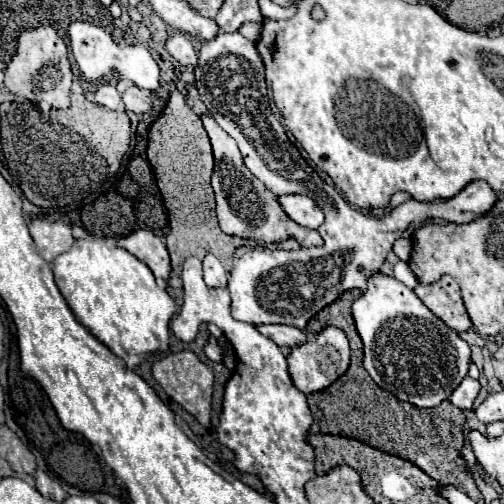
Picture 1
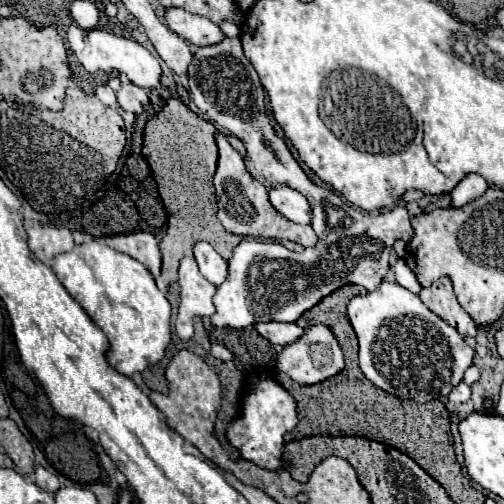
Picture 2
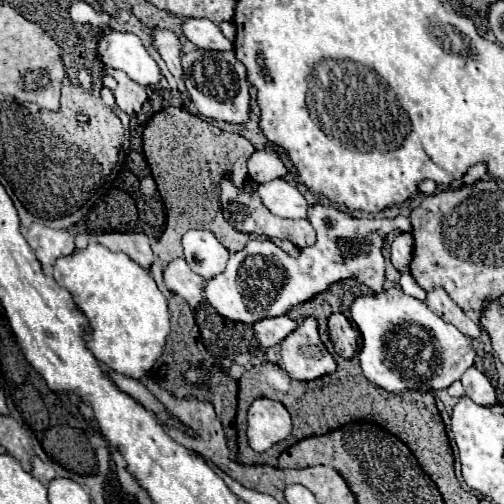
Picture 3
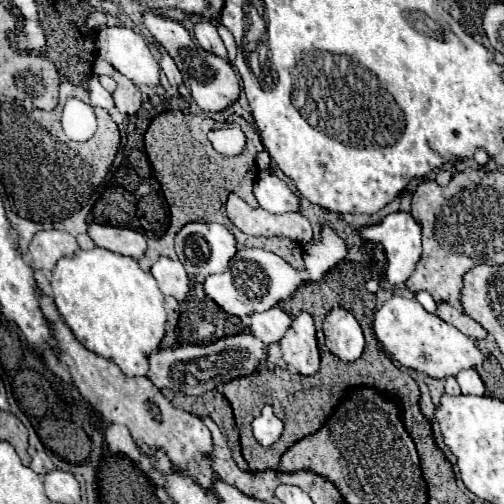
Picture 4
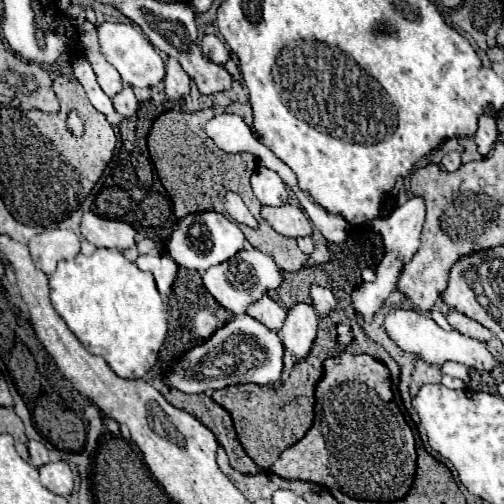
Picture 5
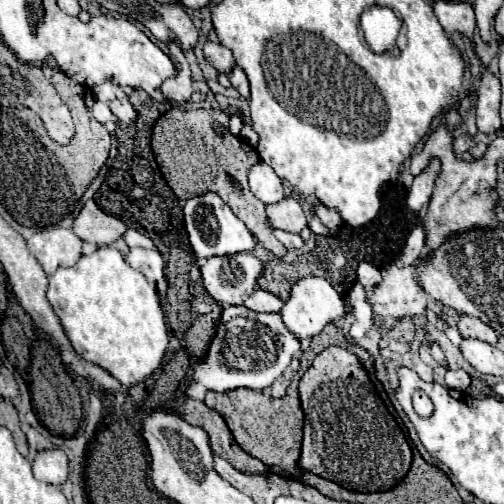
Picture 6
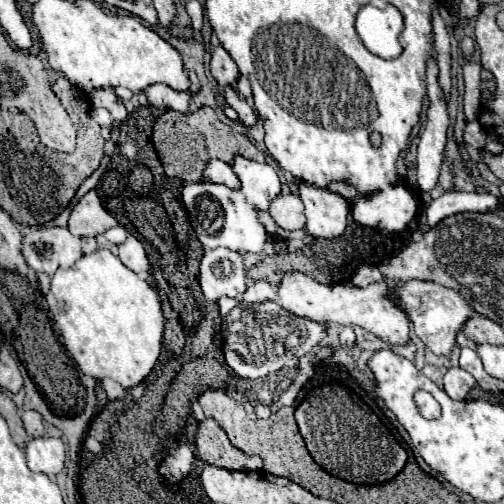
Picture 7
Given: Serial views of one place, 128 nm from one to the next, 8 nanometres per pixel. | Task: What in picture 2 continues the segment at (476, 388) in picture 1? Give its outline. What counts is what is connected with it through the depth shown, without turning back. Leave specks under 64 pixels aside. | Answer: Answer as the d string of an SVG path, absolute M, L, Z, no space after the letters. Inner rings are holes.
M460 382L452 392L450 392L450 396L448 396L448 400L450 402L454 402L454 404L458 404L458 402L468 402L470 400L470 386L466 384L466 382Z

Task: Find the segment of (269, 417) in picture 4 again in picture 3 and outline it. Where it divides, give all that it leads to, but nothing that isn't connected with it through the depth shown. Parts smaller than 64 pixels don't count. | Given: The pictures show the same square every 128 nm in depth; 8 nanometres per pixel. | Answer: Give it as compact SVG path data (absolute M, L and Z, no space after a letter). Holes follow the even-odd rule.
M256 398L248 410L248 444L256 452L270 450L292 430L284 404L270 398Z

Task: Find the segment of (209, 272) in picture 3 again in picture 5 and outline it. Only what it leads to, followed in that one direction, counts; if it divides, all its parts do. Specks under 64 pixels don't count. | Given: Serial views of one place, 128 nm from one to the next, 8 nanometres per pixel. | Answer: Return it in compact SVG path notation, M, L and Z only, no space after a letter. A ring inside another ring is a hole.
M196 212L196 214L188 214L186 218L182 218L176 224L176 230L172 232L172 238L170 238L166 250L168 250L168 256L176 264L180 264L188 270L206 272L210 266L222 264L224 260L232 258L244 246L246 246L246 238L232 220L228 220L226 216L222 216L218 212Z

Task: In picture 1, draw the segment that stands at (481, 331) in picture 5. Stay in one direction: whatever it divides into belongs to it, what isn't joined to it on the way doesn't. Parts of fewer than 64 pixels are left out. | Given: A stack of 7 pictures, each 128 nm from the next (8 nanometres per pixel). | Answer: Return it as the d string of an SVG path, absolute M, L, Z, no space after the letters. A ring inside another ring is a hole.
M442 276L432 284L418 284L414 292L424 302L424 306L430 308L432 314L436 314L448 328L466 332L472 326L460 296L460 286L452 276Z

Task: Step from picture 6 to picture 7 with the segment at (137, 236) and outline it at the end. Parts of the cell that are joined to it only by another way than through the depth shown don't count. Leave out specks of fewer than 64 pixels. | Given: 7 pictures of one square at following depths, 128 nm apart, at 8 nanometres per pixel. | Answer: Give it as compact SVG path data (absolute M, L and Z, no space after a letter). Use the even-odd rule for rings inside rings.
M116 226L116 228L112 228L112 230L108 230L108 232L104 234L104 238L108 238L112 244L122 244L128 236L130 236L130 234L128 234L126 228L122 228L122 226Z

